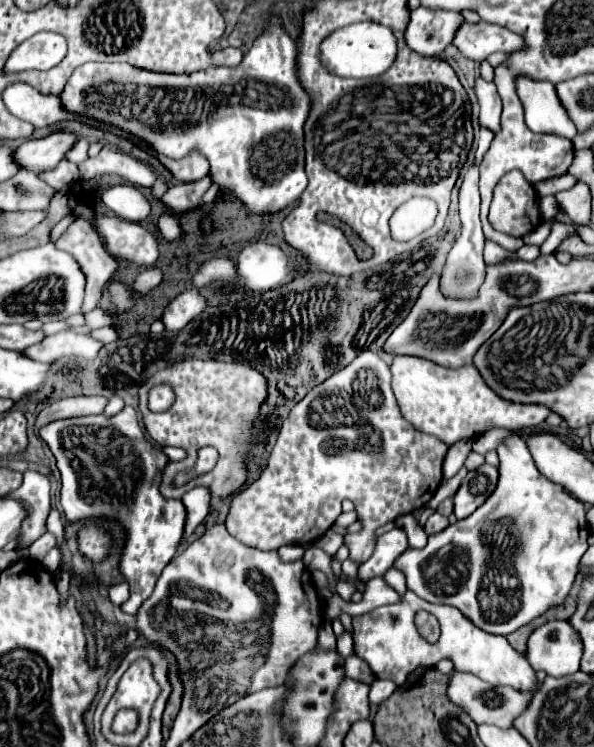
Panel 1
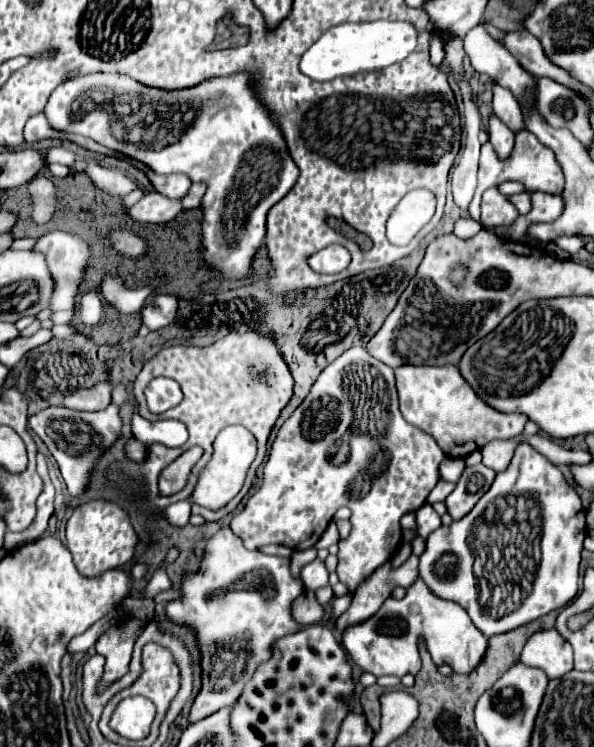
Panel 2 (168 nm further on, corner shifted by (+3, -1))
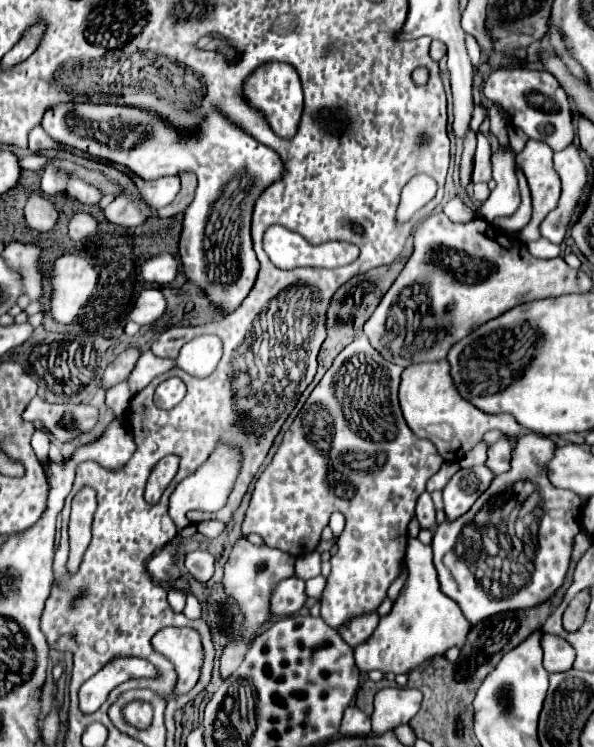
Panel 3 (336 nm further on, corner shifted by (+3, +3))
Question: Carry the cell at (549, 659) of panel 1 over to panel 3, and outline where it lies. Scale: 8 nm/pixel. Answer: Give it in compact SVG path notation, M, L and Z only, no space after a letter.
M542 634L542 650L544 650L544 668L546 672L566 672L574 662L574 648L560 636Z

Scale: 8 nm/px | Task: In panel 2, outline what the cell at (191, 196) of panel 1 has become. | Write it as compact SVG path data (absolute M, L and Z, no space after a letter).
M144 194L134 206L126 208L126 214L134 220L134 222L142 222L142 224L162 224L162 222L170 222L178 212L182 210L180 200L172 202L168 198L164 198L162 194Z

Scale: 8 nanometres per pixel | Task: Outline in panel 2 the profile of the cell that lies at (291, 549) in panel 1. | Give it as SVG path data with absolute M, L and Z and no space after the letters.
M316 558L308 566L304 566L302 568L302 582L308 590L316 590L316 588L326 586L328 584L328 570L326 570L324 562Z

